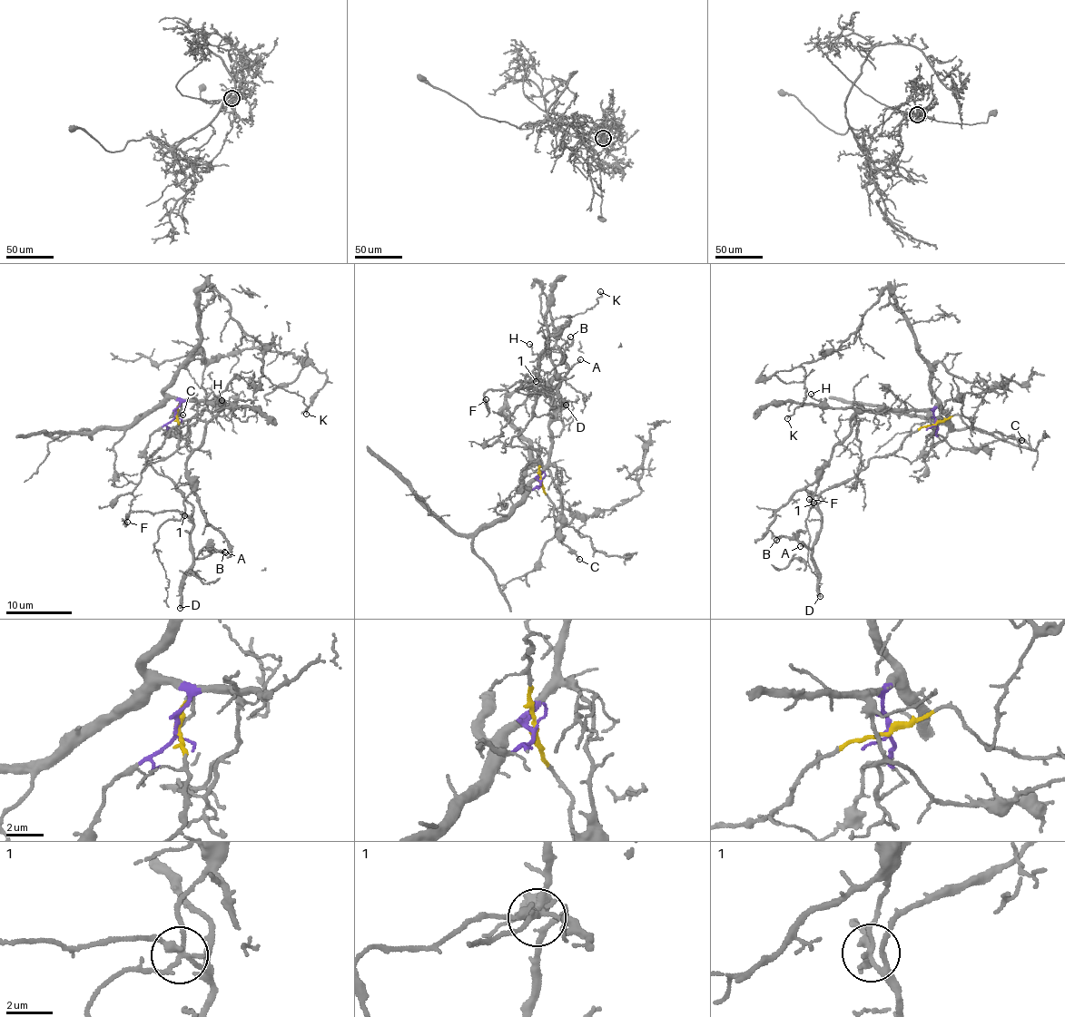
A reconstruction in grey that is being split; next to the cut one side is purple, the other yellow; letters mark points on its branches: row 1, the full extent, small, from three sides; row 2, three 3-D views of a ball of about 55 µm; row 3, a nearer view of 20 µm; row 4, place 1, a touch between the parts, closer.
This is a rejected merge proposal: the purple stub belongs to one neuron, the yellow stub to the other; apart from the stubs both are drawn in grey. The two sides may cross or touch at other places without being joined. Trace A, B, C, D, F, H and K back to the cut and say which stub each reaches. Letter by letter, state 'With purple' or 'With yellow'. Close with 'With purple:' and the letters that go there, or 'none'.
A: With yellow
B: With yellow
C: With yellow
D: With yellow
F: With yellow
H: With purple
K: With purple
With purple: H, K

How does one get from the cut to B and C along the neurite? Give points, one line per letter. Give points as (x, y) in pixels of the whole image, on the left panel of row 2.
B: (175, 415), (179, 426), (175, 451), (149, 464), (173, 483), (192, 505), (196, 559), (212, 549), (224, 552)
C: (175, 415), (181, 402), (176, 413), (171, 416), (174, 412), (183, 415)

